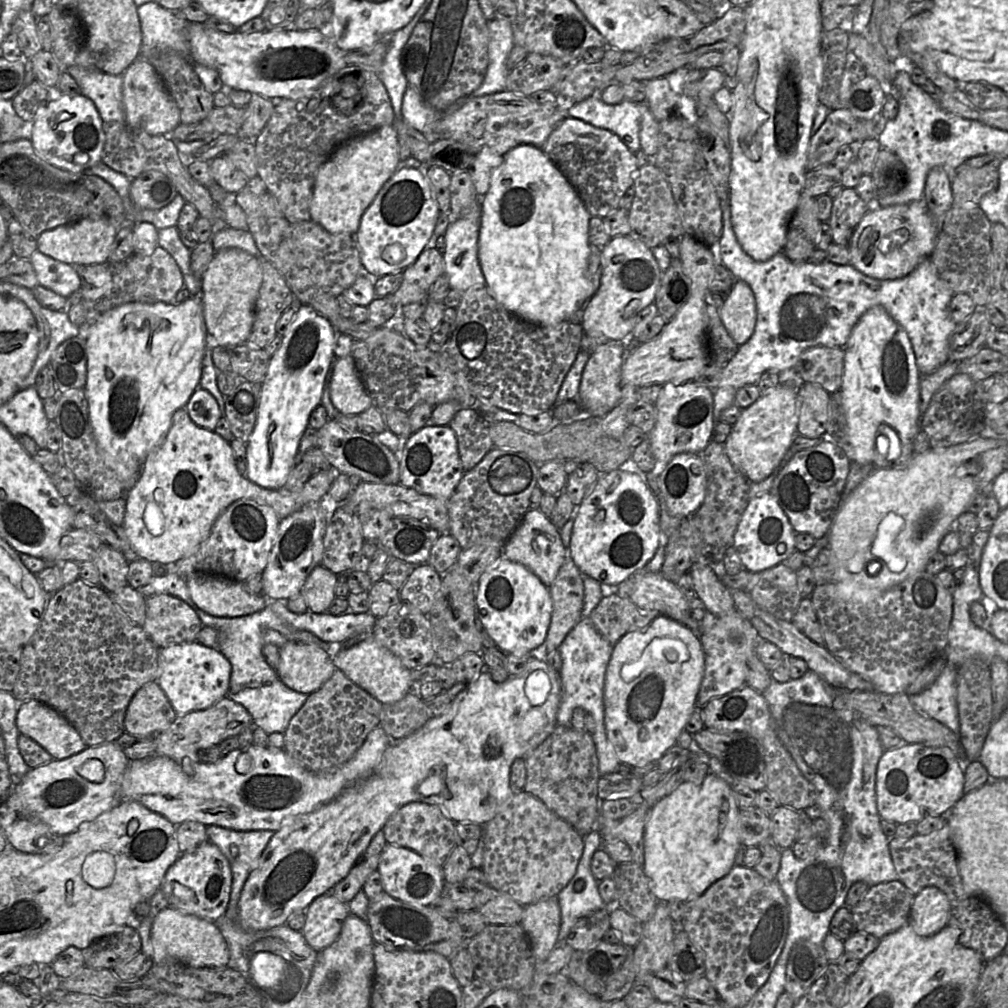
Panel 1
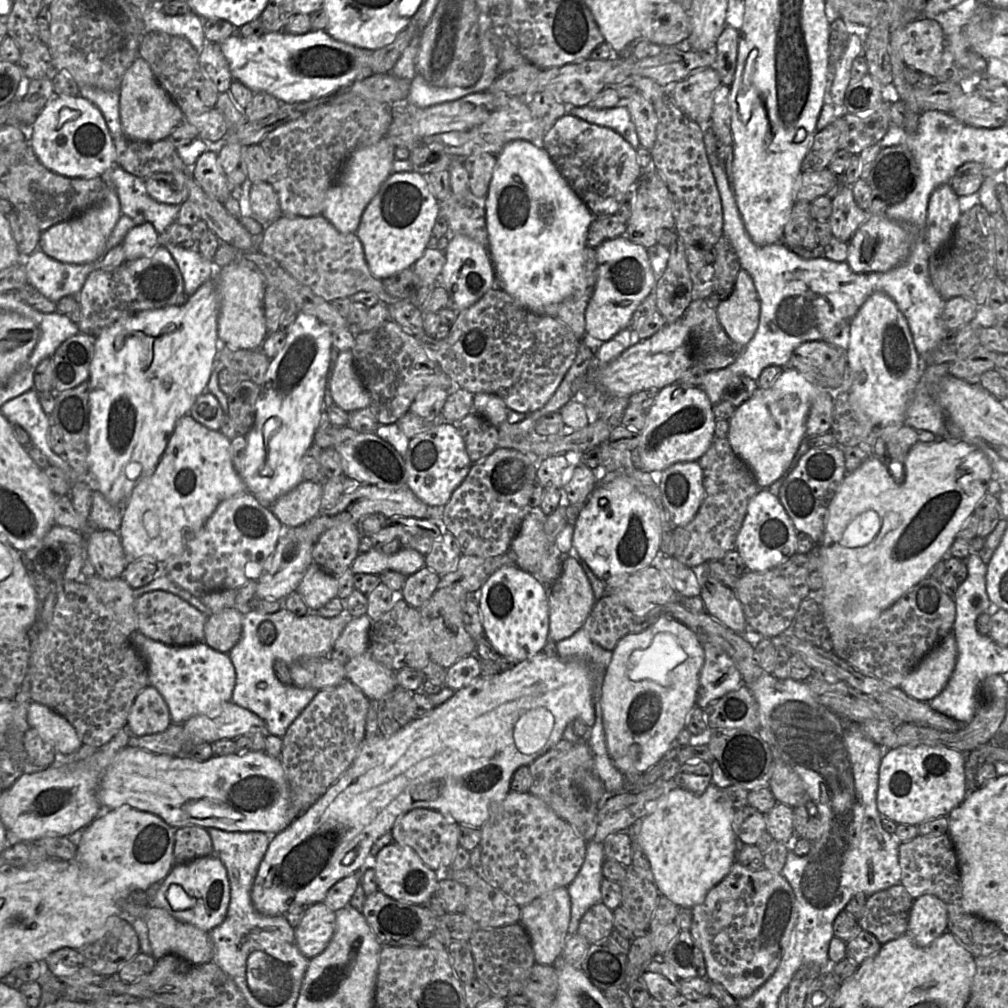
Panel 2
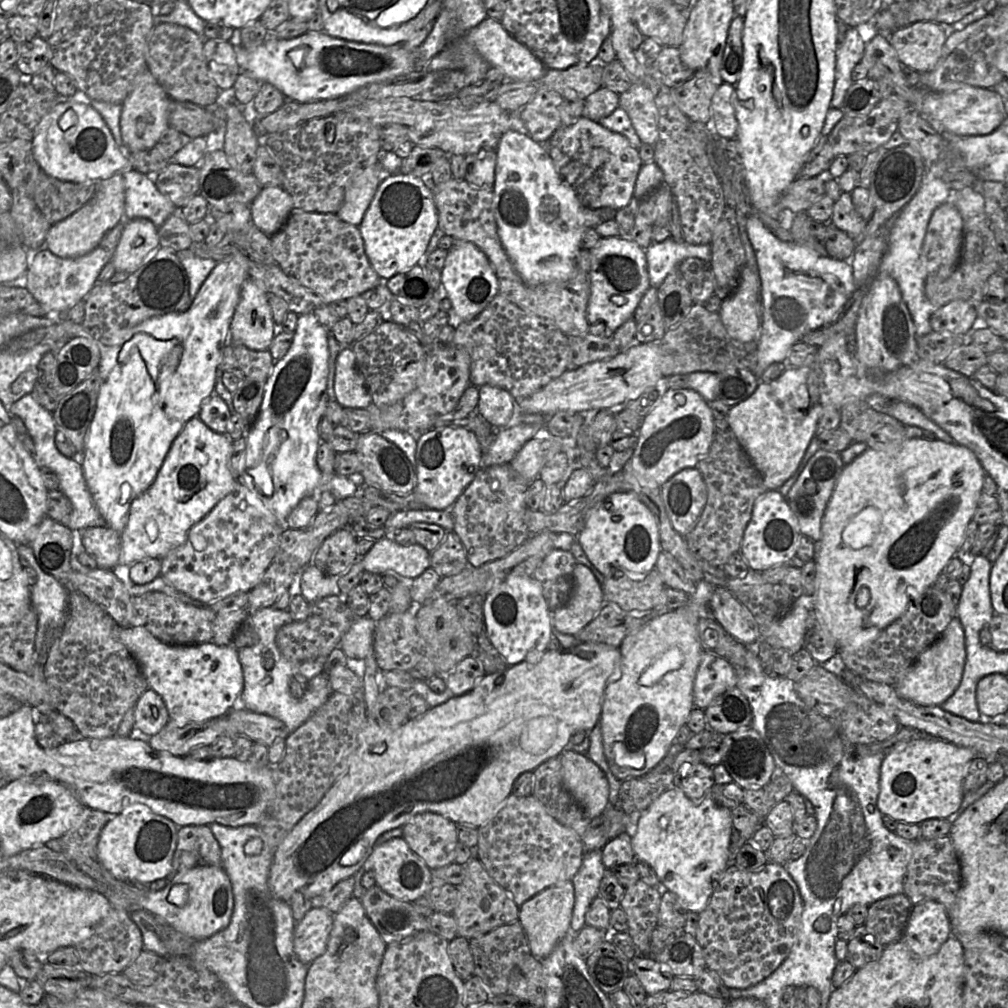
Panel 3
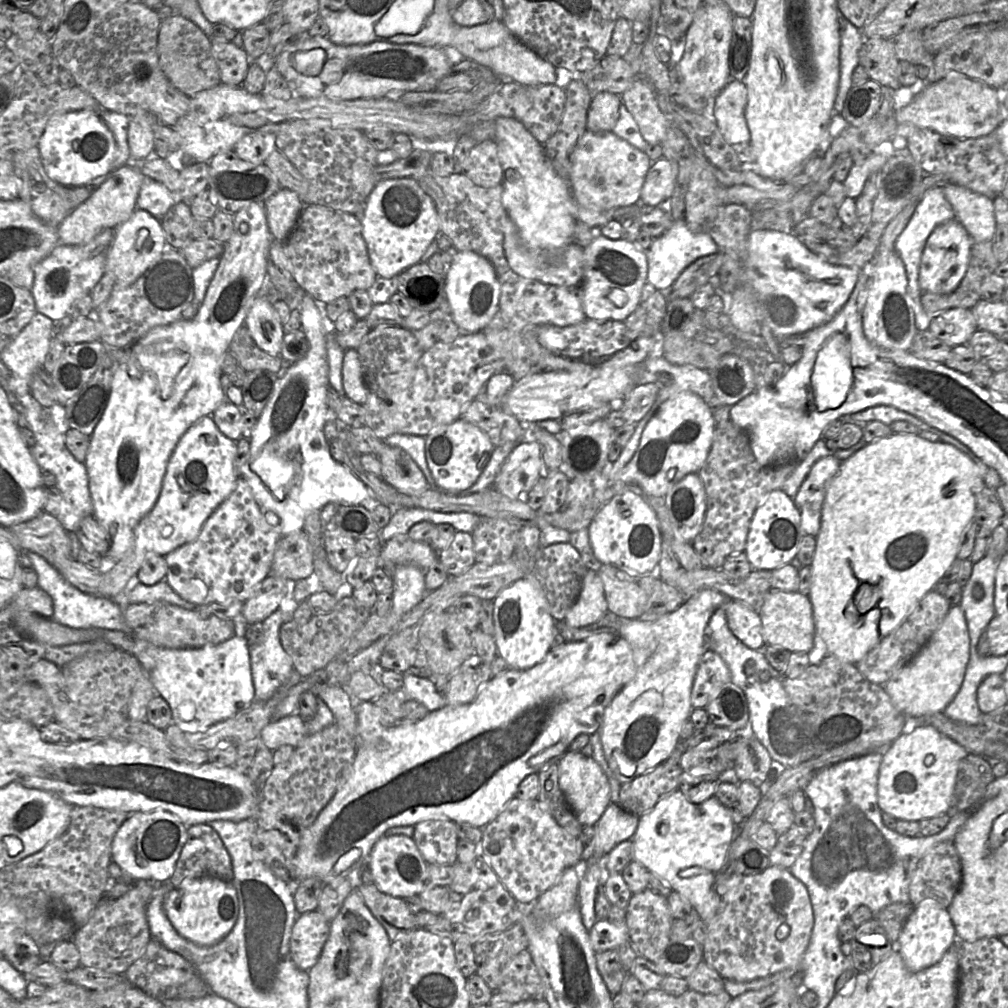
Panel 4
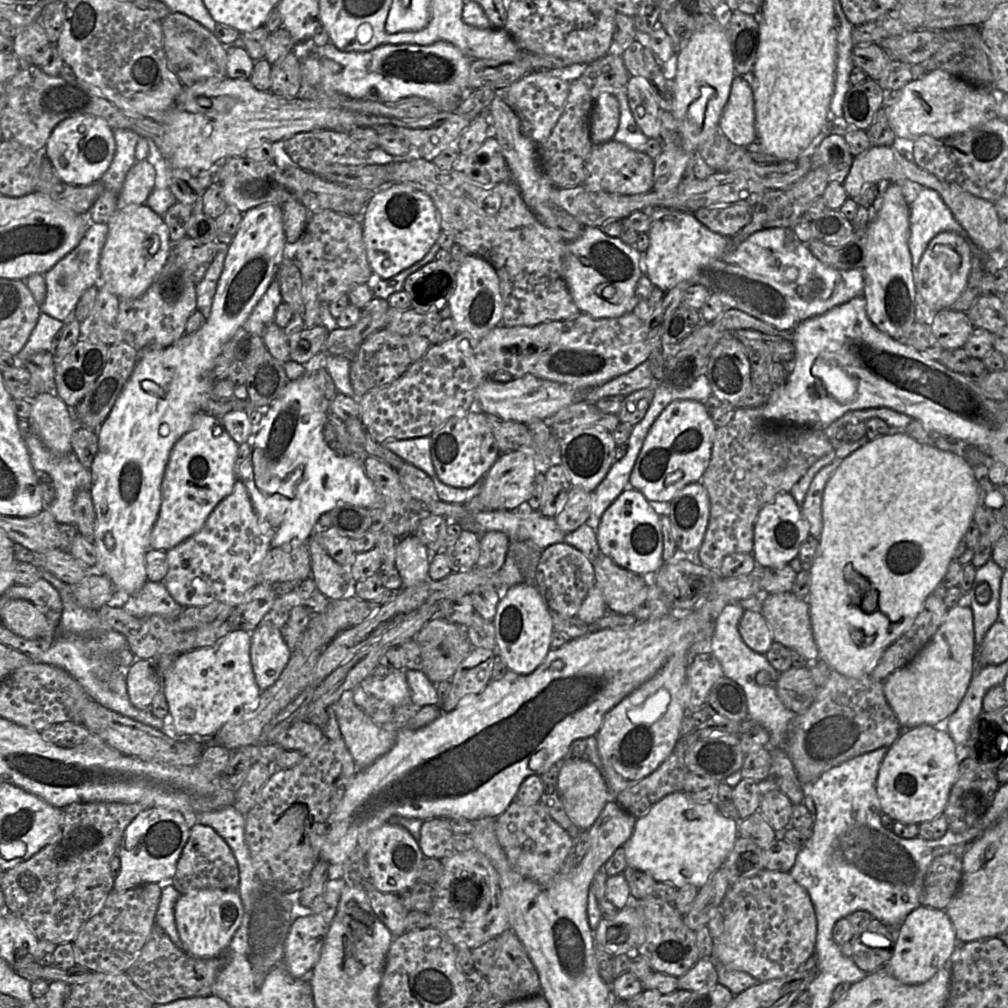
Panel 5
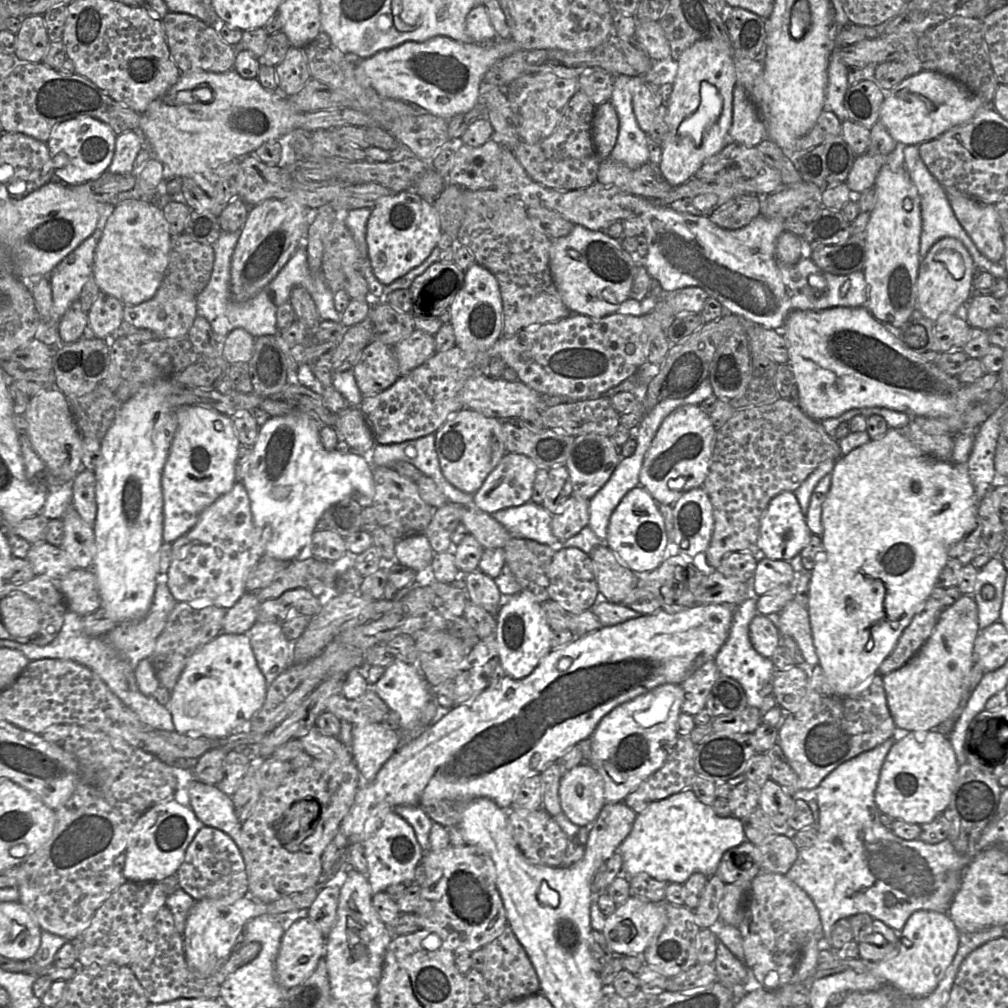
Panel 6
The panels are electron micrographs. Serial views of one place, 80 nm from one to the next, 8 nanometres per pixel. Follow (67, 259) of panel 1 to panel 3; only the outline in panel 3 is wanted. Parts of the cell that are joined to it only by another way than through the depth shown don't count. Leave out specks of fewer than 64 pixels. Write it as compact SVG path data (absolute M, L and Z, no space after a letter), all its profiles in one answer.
M122 173L99 181L93 198L78 211L53 224L45 239L44 248L61 258L75 258L92 251L105 234L125 220L125 182Z

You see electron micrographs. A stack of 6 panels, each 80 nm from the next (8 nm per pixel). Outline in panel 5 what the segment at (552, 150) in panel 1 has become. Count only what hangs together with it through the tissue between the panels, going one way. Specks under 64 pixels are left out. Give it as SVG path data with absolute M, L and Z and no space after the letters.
M615 139L593 146L586 162L586 171L587 177L581 185L591 190L634 195L651 191L654 184L654 160L645 152L635 151Z

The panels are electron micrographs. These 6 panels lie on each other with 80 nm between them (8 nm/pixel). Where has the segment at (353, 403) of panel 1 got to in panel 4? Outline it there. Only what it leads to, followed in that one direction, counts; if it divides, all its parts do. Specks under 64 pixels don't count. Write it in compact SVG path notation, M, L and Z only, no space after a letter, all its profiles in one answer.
M348 349L344 353L342 383L345 397L360 405L366 402L369 391L364 382L362 367L356 349Z

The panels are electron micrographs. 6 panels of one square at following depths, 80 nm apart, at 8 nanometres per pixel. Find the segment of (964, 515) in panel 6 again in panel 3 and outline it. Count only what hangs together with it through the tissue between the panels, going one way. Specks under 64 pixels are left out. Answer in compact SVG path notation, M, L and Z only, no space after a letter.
M923 437L907 438L893 450L874 450L867 448L850 464L845 465L822 519L821 537L815 543L816 590L813 604L819 621L835 639L839 648L848 651L860 650L871 644L880 633L897 620L906 610L910 601L918 597L926 588L932 586L936 577L944 570L949 560L957 554L968 523L973 519L977 503L983 492L986 476L982 464L973 451L957 443L946 443L942 440L929 440Z

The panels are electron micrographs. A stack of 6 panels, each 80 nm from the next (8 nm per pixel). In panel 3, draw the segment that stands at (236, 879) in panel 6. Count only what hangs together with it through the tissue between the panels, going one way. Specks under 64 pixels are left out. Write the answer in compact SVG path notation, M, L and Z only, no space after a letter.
M209 825L179 827L173 868L166 879L196 866L222 866L221 847Z

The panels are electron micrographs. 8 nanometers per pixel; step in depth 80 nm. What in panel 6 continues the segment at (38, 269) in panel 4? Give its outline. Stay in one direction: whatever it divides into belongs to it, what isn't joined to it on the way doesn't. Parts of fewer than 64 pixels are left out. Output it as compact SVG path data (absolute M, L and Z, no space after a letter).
M96 229L75 250L68 254L48 275L52 289L53 304L51 308L51 319L60 320L70 305L78 300L83 286L93 273L94 252L101 238L102 230Z

